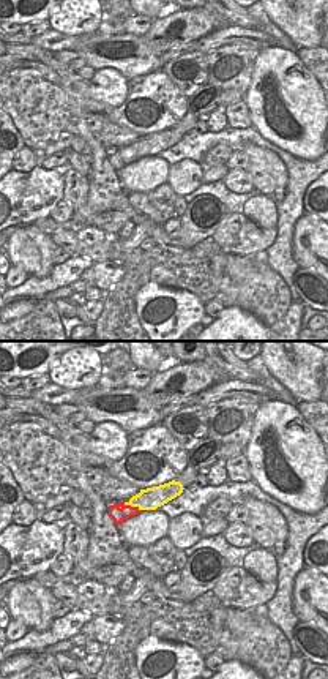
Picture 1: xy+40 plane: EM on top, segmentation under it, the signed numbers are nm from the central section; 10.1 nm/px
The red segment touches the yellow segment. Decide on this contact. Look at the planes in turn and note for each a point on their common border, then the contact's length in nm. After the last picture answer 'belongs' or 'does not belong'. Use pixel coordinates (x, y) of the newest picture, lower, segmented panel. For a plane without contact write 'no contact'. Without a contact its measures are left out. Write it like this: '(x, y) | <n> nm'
(133, 507) | 200 nm

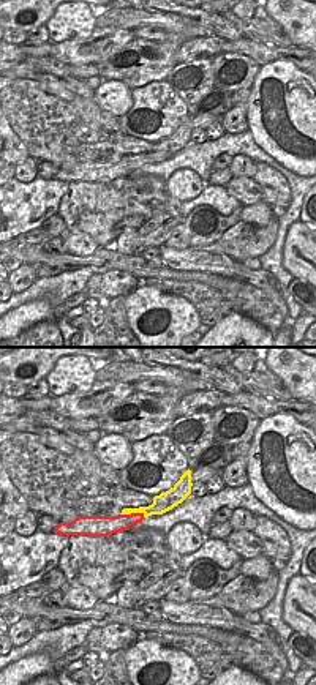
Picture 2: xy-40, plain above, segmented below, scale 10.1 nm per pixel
(133, 513) | 260 nm

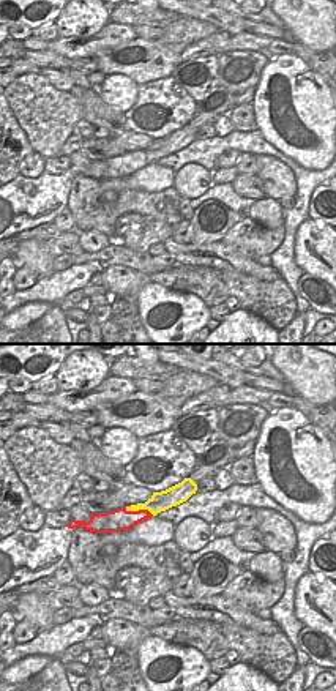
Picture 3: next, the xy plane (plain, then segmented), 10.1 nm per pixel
(139, 510) | 320 nm

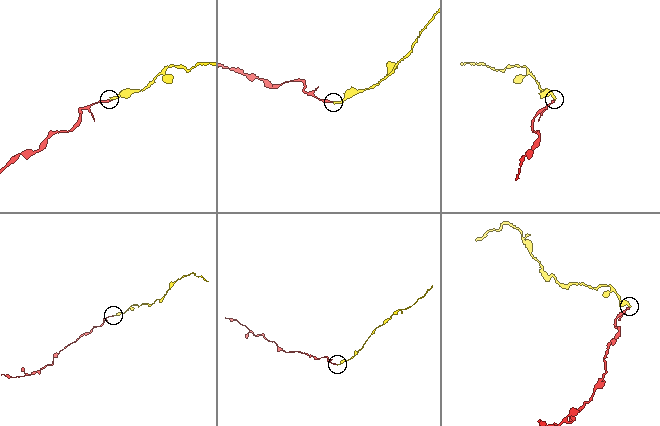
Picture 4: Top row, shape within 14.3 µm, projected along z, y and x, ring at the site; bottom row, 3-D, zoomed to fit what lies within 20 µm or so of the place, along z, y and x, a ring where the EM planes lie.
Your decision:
does not belong

